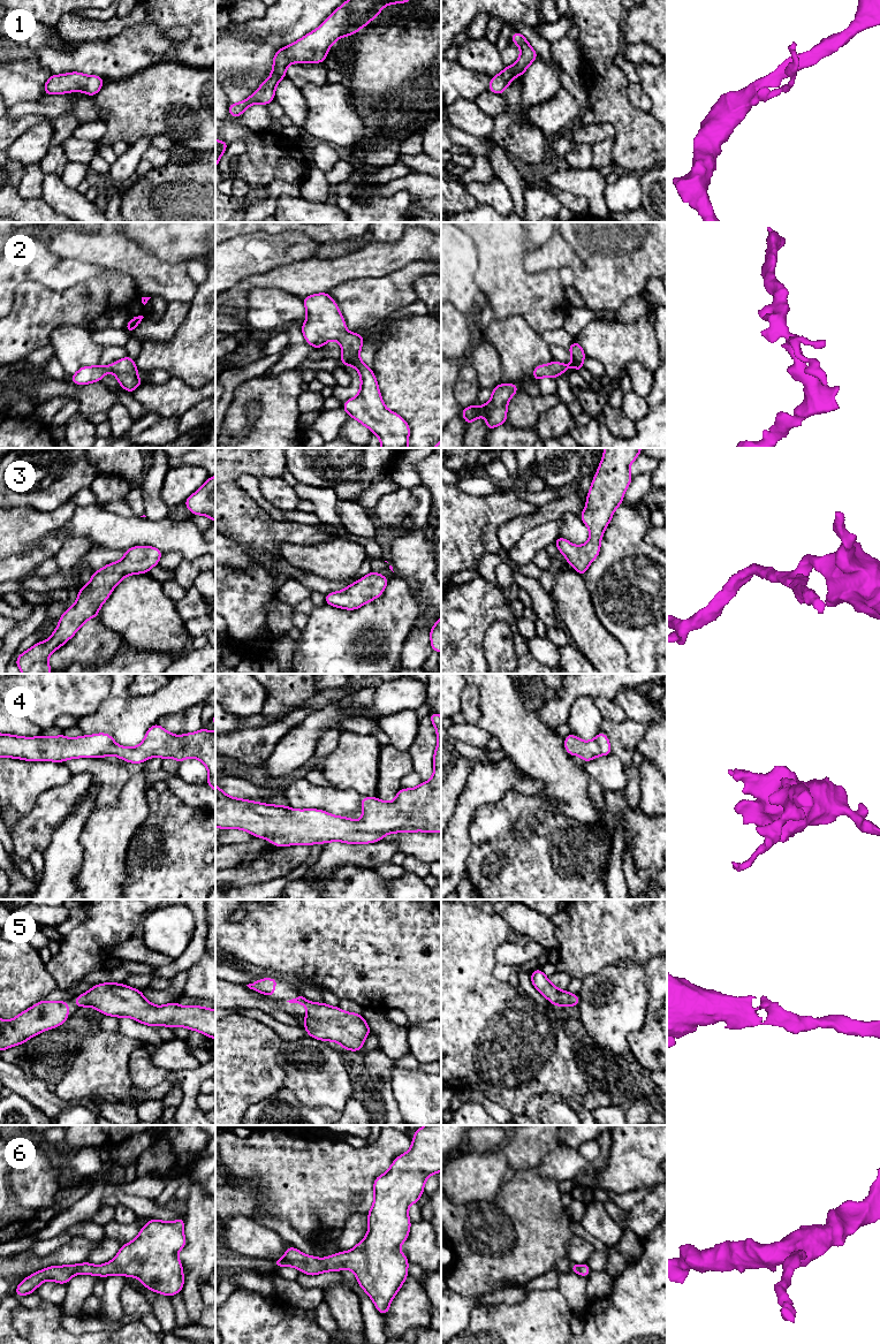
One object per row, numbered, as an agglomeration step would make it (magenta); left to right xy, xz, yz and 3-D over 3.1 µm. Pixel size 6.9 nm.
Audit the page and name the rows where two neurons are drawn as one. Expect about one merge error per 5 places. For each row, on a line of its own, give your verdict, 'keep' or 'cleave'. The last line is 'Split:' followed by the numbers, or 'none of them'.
1: keep
2: keep
3: keep
4: keep
5: keep
6: keep
Split: none of them

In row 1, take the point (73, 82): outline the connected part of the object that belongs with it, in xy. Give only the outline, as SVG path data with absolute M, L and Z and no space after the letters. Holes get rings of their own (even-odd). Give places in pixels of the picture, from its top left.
M73 71L63 75L51 75L44 85L44 90L45 96L81 91L94 97L104 85L104 82L105 79L100 76L88 76Z

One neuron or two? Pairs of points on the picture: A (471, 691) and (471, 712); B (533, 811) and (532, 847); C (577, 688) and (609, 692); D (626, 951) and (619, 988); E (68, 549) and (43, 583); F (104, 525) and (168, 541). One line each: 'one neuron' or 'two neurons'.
A: one neuron
B: one neuron
C: one neuron
D: two neurons
E: one neuron
F: one neuron

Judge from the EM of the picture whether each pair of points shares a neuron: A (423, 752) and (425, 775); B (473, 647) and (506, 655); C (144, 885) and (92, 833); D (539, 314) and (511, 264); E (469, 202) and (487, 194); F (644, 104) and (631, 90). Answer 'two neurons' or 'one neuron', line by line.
A: one neuron
B: two neurons
C: two neurons
D: one neuron
E: two neurons
F: one neuron

